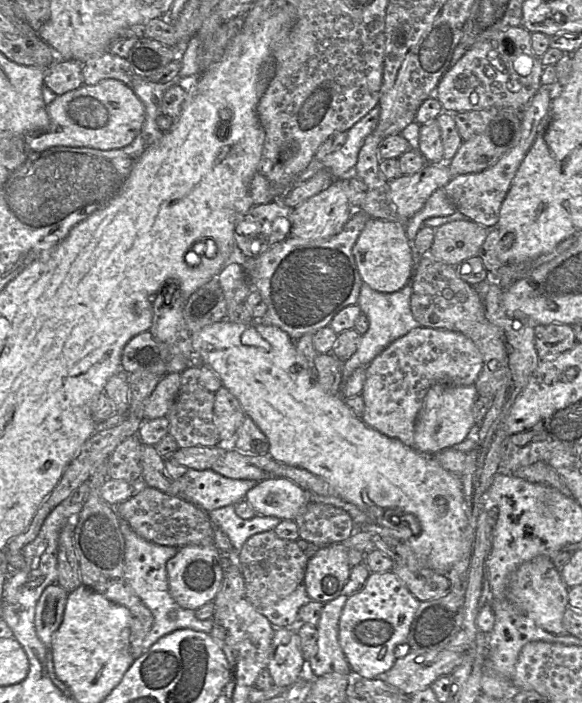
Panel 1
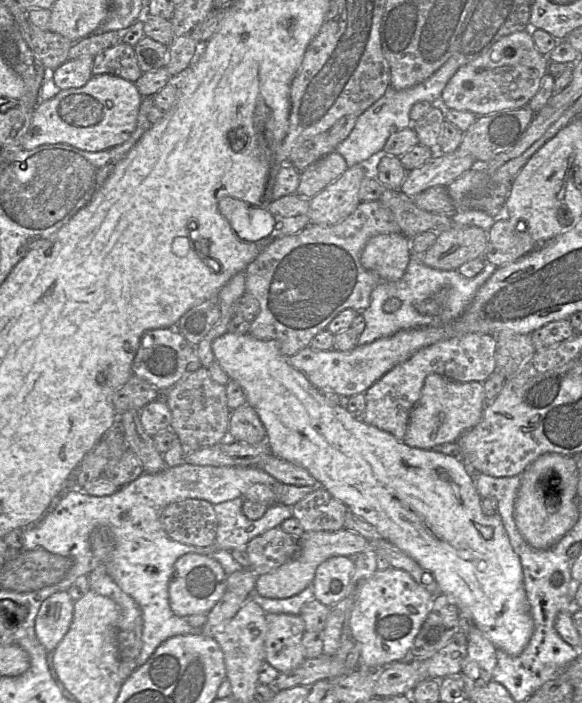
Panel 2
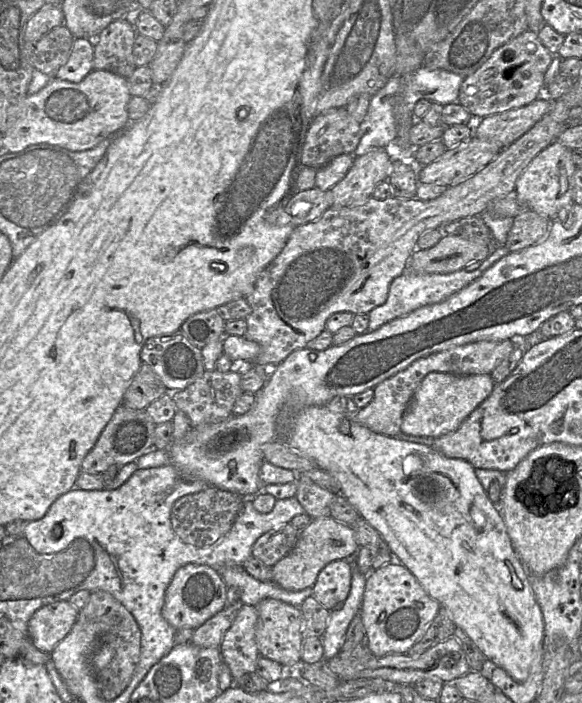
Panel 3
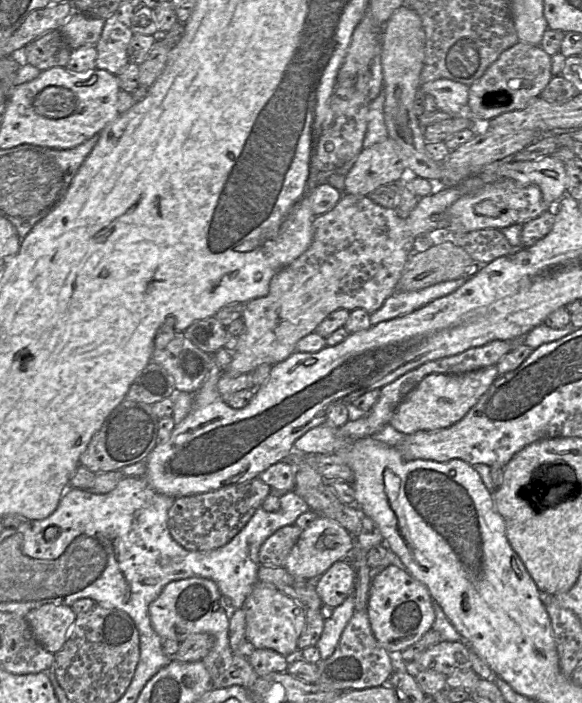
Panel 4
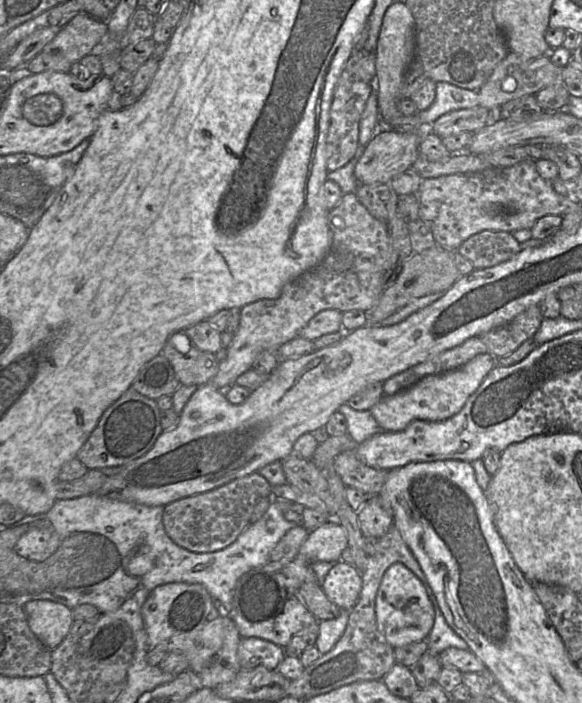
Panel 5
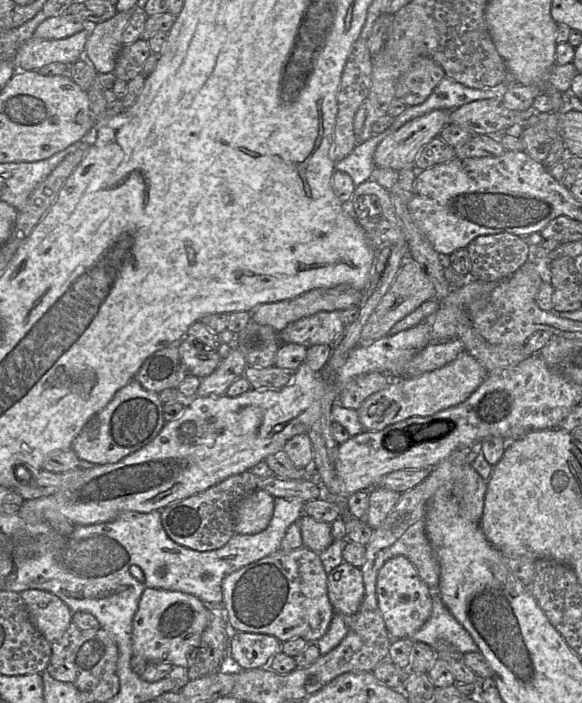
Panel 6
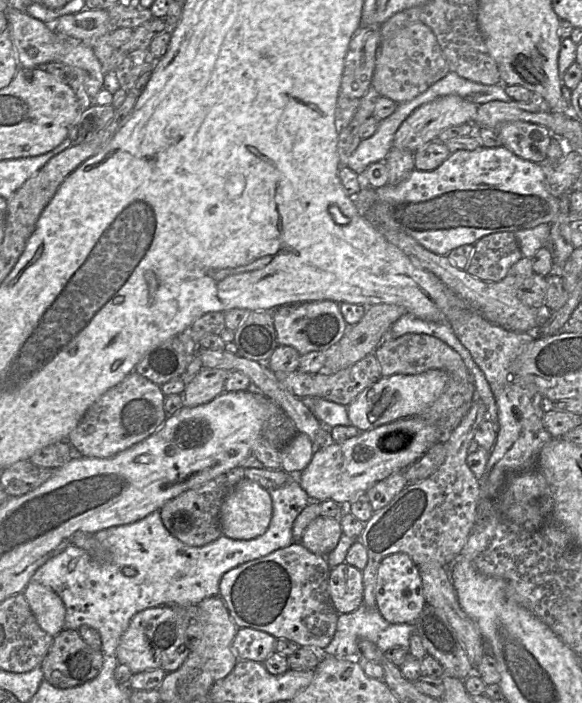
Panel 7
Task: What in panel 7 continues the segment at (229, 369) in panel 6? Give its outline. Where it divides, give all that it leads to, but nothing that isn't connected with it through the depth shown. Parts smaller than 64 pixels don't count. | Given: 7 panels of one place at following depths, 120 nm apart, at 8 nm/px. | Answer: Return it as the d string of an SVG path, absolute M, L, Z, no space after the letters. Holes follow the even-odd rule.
M203 368L190 382L185 381L185 390L181 394L184 407L196 407L208 403L224 392L224 385L231 371L220 368Z

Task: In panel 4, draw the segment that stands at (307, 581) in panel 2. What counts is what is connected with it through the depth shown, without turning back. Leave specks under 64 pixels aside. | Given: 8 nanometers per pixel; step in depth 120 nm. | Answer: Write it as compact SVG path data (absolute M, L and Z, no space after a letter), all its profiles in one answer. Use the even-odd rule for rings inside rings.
M318 515L307 528L302 530L284 560L283 567L290 574L301 579L319 577L336 561L345 560L354 544L355 538L346 528L331 518Z

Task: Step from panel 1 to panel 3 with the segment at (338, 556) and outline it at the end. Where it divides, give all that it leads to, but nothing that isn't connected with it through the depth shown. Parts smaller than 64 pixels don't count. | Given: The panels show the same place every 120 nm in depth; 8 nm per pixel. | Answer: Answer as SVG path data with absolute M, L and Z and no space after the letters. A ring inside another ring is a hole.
M334 560L323 567L312 586L313 596L329 611L348 596L352 581L352 565L347 560Z

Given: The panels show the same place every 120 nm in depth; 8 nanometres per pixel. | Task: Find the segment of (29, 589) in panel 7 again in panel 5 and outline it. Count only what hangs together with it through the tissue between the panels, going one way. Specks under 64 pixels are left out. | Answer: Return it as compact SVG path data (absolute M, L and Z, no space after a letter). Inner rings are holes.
M31 600L23 608L31 631L50 650L64 640L74 622L72 610L52 600Z

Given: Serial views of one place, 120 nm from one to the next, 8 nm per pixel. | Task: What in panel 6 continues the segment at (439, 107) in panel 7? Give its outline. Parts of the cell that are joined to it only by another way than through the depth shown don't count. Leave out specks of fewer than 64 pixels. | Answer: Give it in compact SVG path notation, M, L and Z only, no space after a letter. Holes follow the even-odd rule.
M434 110L417 117L400 127L397 131L383 139L374 153L375 168L389 168L395 171L413 167L422 149L449 124L451 111Z

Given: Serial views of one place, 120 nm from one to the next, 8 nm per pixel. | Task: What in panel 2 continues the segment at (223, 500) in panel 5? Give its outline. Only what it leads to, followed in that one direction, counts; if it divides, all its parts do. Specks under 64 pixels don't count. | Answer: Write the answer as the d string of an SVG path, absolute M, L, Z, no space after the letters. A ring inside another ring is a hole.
M185 499L167 505L160 522L174 541L207 547L216 537L217 518L214 505L202 499Z

